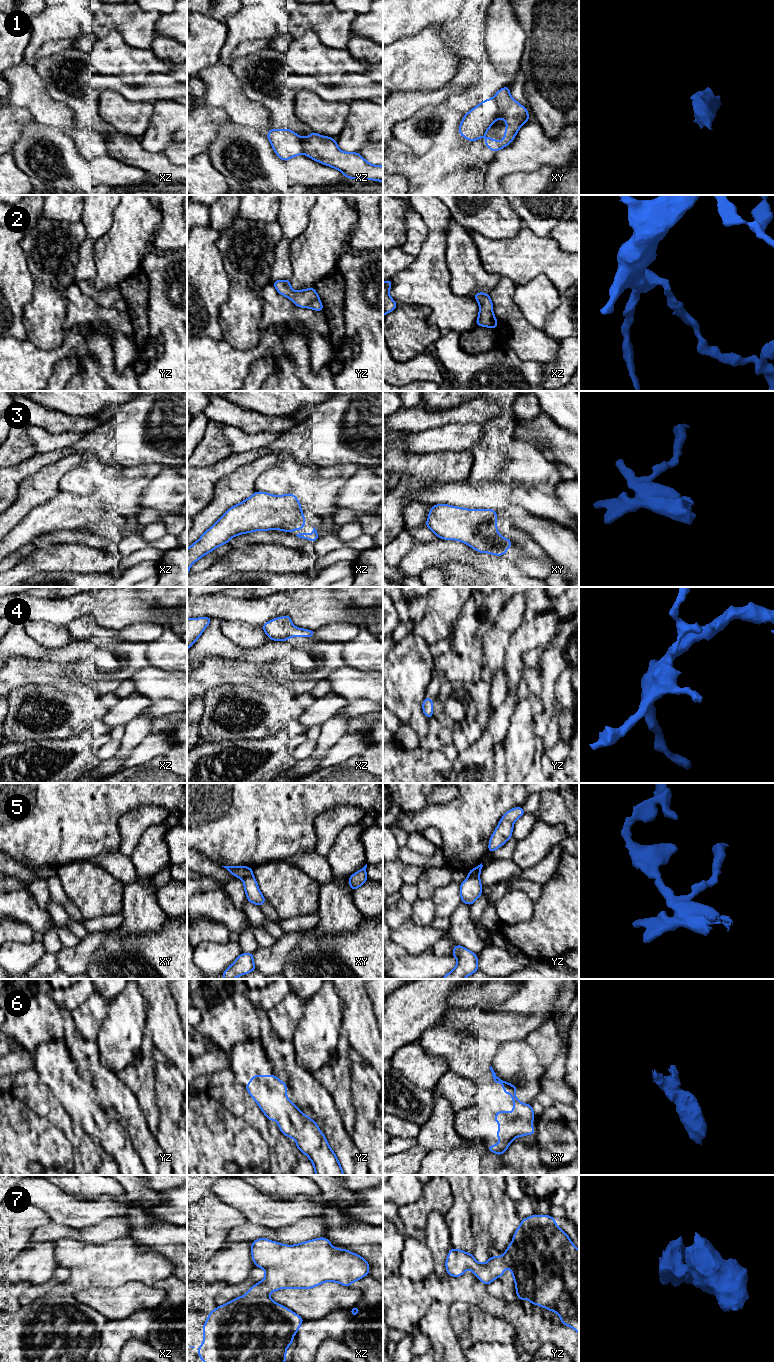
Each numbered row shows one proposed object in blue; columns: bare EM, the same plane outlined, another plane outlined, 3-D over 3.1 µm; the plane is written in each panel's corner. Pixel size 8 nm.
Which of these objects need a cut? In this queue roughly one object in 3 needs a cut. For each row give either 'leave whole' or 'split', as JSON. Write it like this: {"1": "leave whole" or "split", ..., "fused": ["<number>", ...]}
{"1": "split", "2": "leave whole", "3": "leave whole", "4": "leave whole", "5": "split", "6": "leave whole", "7": "leave whole", "fused": ["1", "5"]}

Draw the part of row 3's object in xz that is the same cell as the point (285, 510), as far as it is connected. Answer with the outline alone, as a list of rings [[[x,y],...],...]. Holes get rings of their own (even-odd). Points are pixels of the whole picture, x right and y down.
[[[256,491],[240,504],[229,508],[212,527],[206,530],[196,542],[191,544],[187,549],[187,575],[190,573],[190,567],[197,560],[217,547],[228,544],[232,537],[254,531],[274,529],[291,533],[295,529],[302,529],[306,523],[304,513],[301,511],[301,504],[294,494],[288,493],[278,496]]]

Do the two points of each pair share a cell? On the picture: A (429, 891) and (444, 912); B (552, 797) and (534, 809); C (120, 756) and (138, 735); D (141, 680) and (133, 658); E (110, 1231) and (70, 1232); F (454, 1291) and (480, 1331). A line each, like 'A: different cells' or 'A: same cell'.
A: different cells
B: different cells
C: same cell
D: different cells
E: same cell
F: different cells

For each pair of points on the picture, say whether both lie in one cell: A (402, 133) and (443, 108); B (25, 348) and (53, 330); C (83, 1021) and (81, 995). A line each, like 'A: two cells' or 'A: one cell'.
A: one cell
B: two cells
C: two cells

